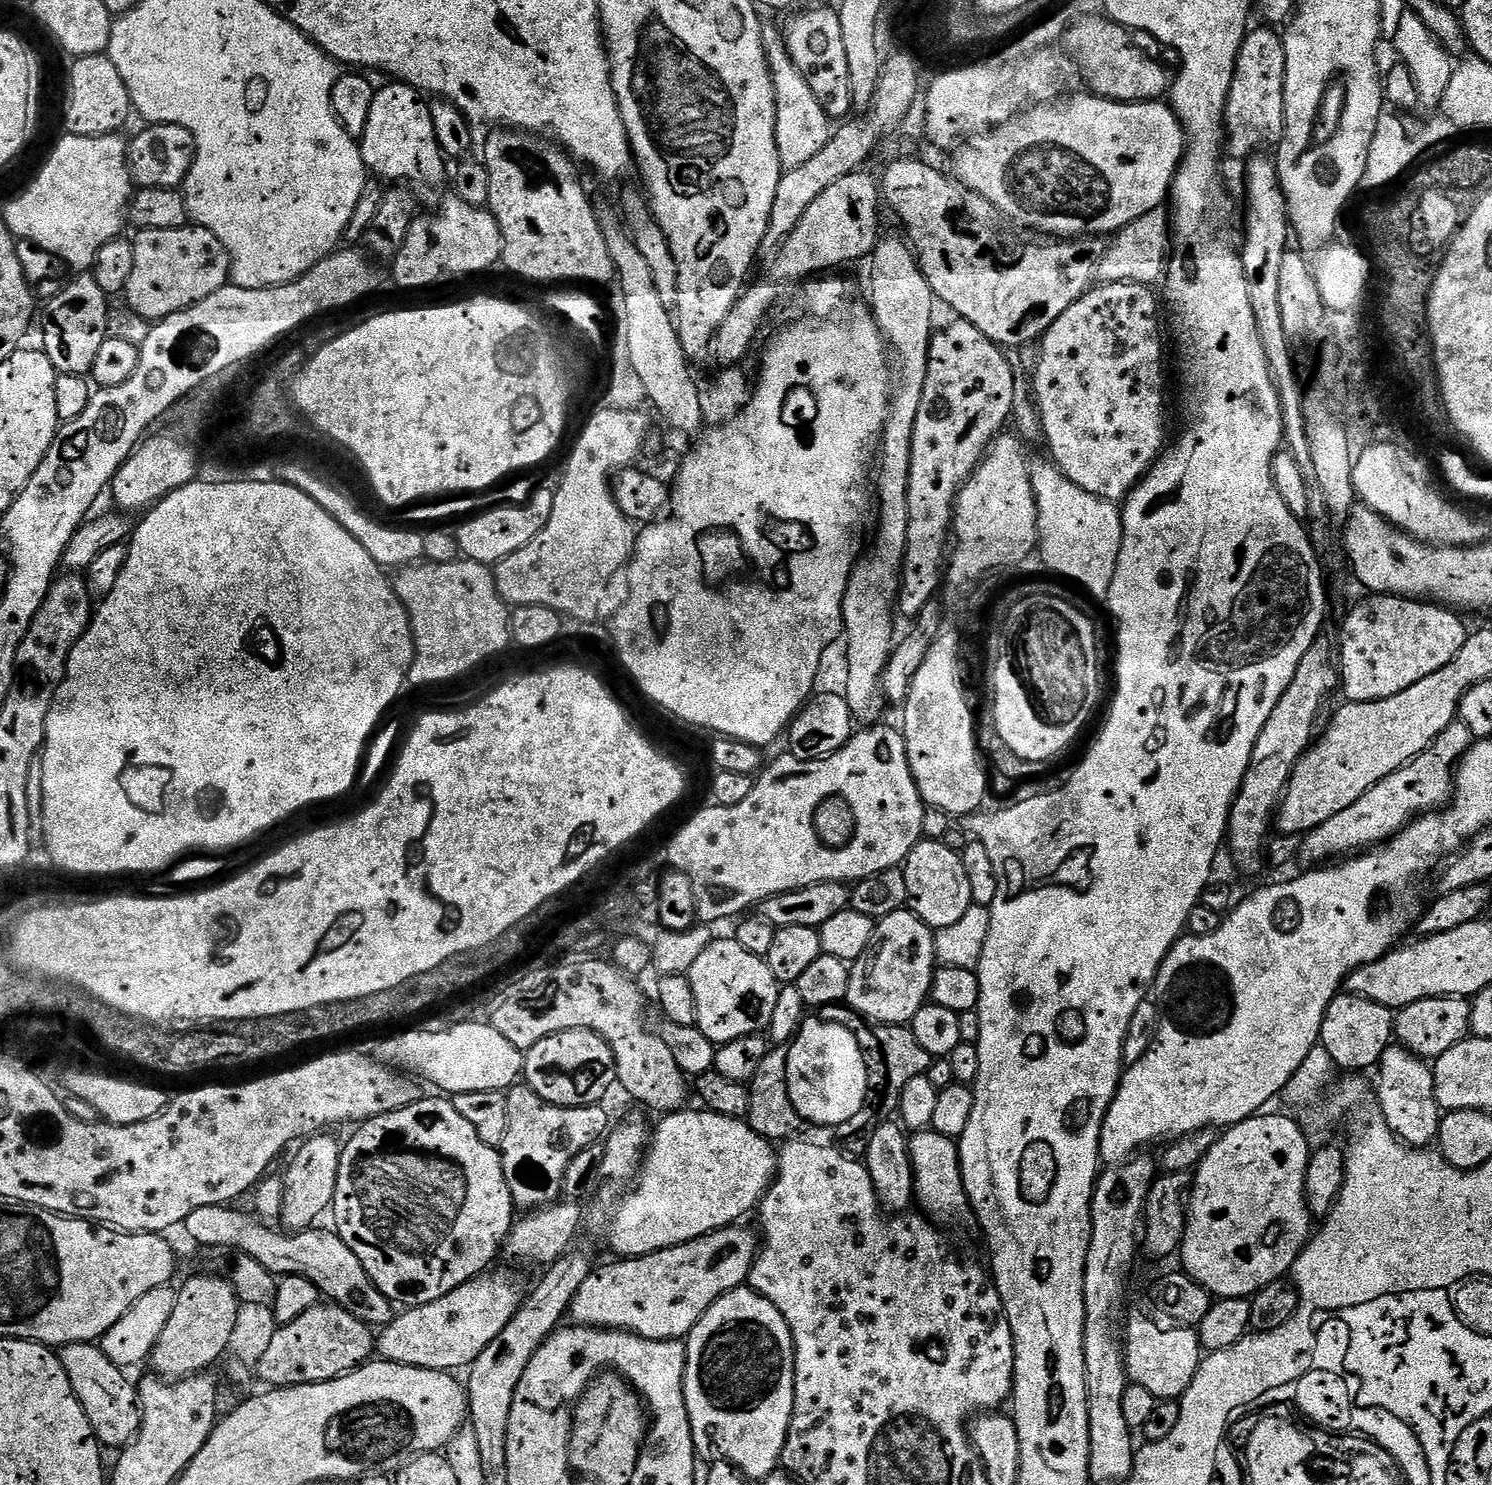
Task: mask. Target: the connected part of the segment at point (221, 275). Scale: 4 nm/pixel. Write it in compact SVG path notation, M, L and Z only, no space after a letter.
M185 226L170 230L139 229L135 233L134 271L124 288L123 299L142 318L150 322L165 320L170 314L186 310L202 298L210 298L218 290L229 287L232 274L230 254L210 230L199 226Z

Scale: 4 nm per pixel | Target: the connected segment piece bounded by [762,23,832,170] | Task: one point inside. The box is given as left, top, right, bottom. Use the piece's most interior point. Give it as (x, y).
(802, 128)

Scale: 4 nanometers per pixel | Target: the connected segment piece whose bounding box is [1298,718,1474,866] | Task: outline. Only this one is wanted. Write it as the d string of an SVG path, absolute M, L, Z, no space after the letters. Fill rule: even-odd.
M1457 718L1453 724L1446 726L1446 730L1442 730L1442 734L1438 734L1436 741L1425 752L1418 754L1418 758L1414 758L1406 766L1394 770L1394 774L1382 778L1382 782L1370 786L1370 790L1366 790L1366 794L1362 794L1362 798L1358 798L1358 802L1346 806L1346 810L1341 810L1339 814L1334 814L1334 818L1322 822L1322 826L1303 833L1298 853L1299 863L1308 864L1304 866L1320 866L1325 862L1333 861L1336 857L1345 857L1355 850L1366 850L1371 846L1379 846L1391 840L1397 832L1411 824L1417 816L1443 809L1451 801L1454 791L1454 769L1473 743L1472 732Z

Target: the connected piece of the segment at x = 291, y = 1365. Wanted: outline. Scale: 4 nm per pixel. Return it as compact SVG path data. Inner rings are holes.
M321 1302L306 1310L302 1318L294 1318L294 1322L277 1327L259 1362L258 1376L273 1388L337 1380L344 1373L359 1368L373 1352L374 1332L368 1324L333 1302Z

